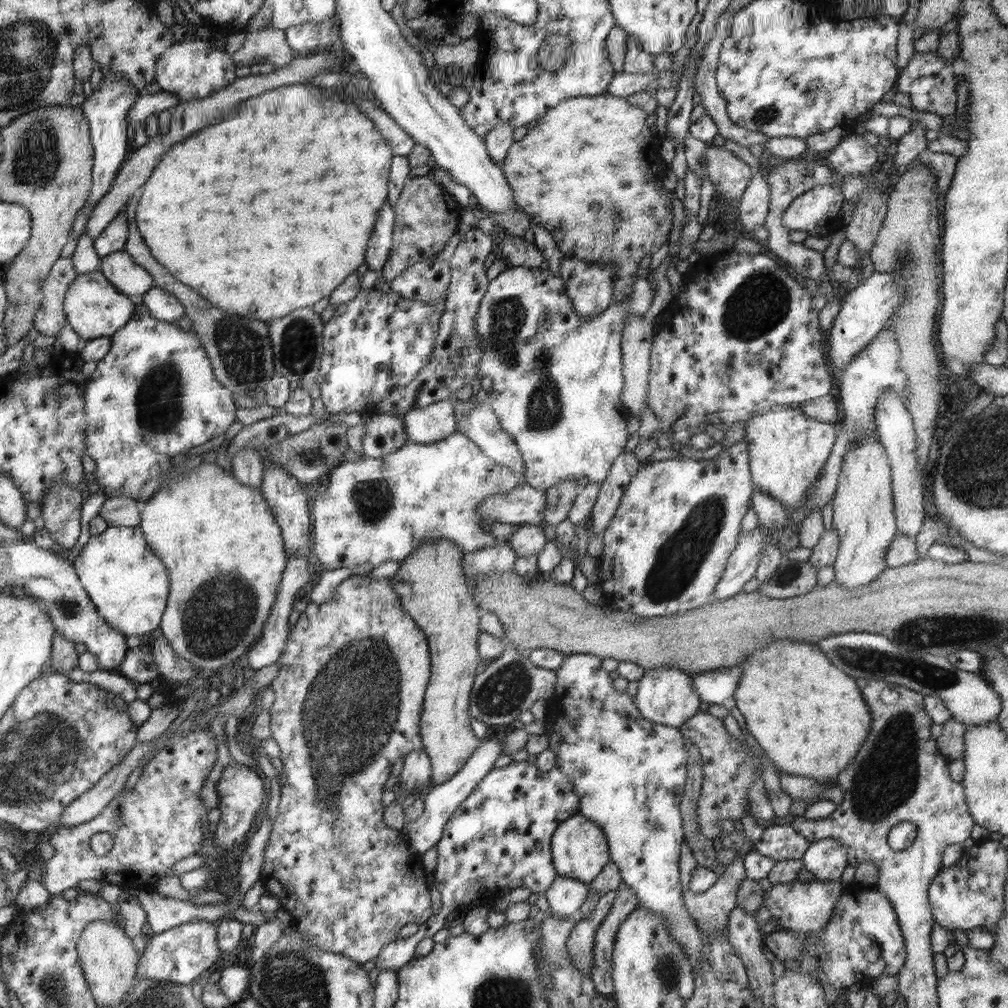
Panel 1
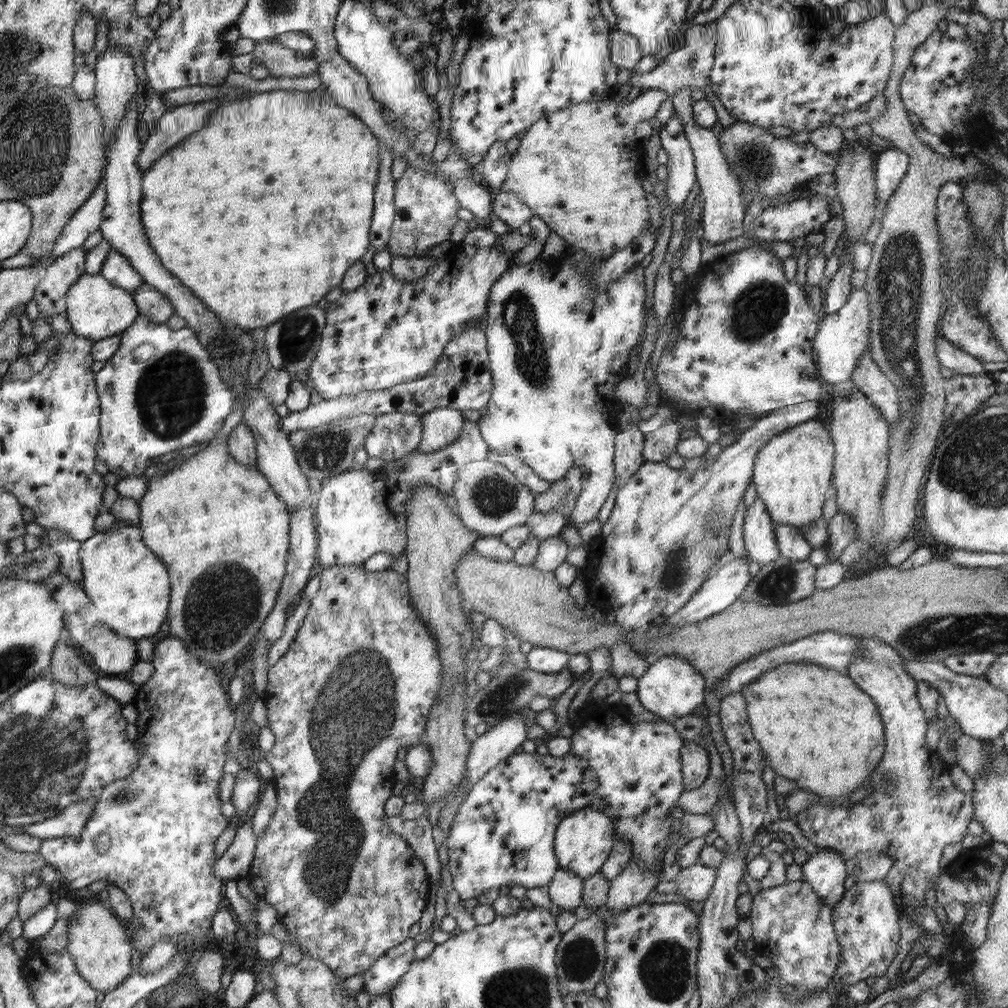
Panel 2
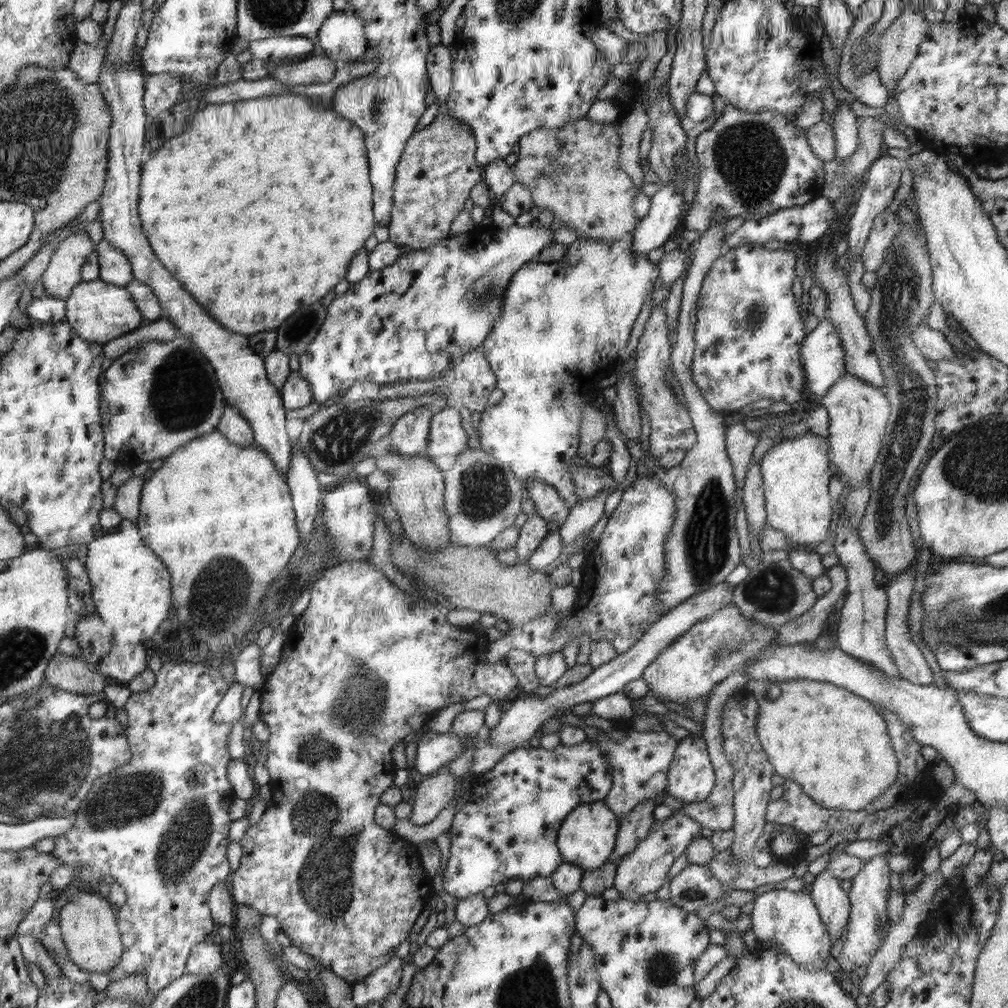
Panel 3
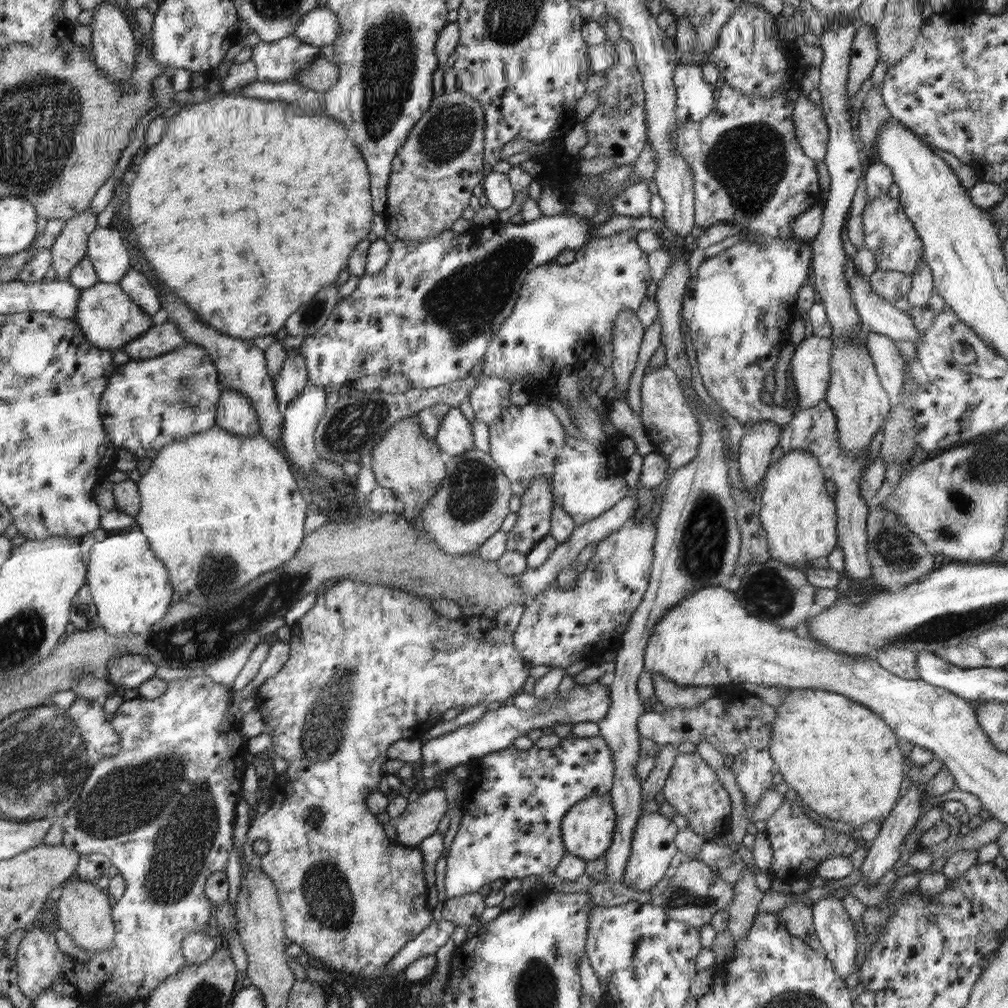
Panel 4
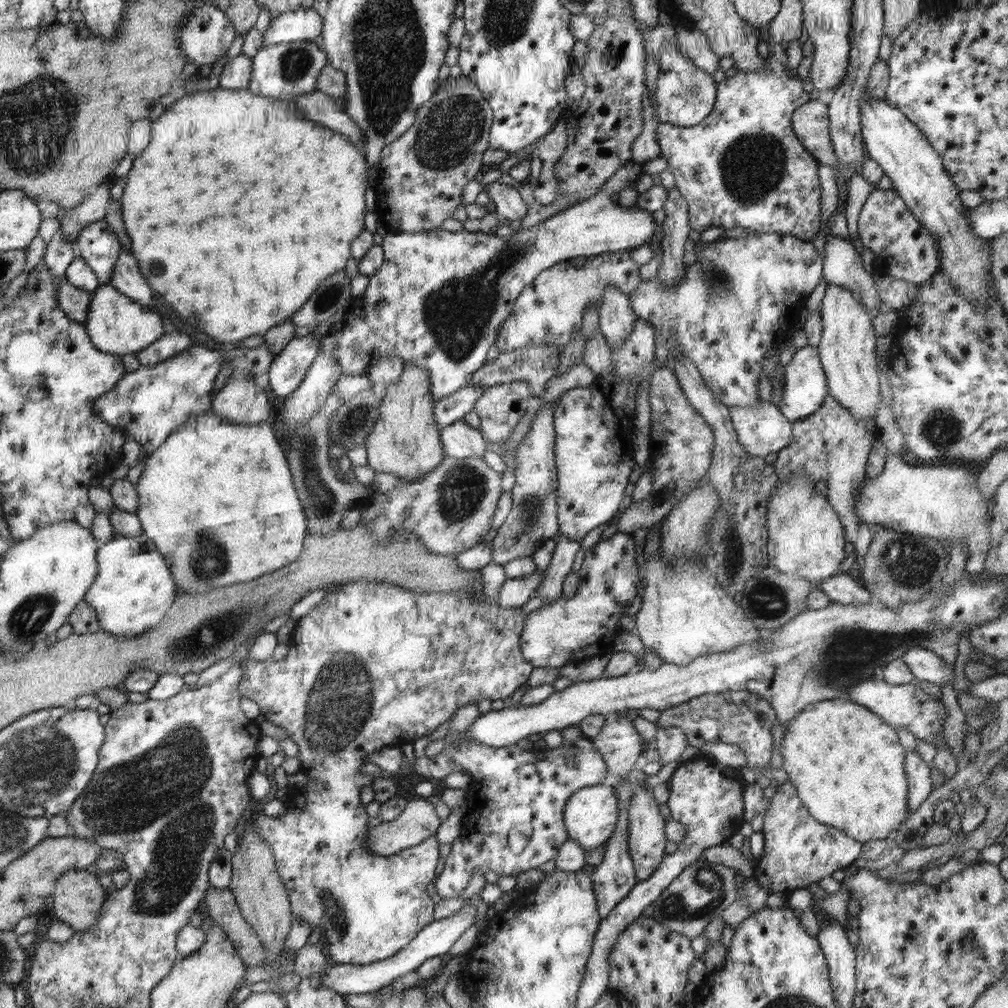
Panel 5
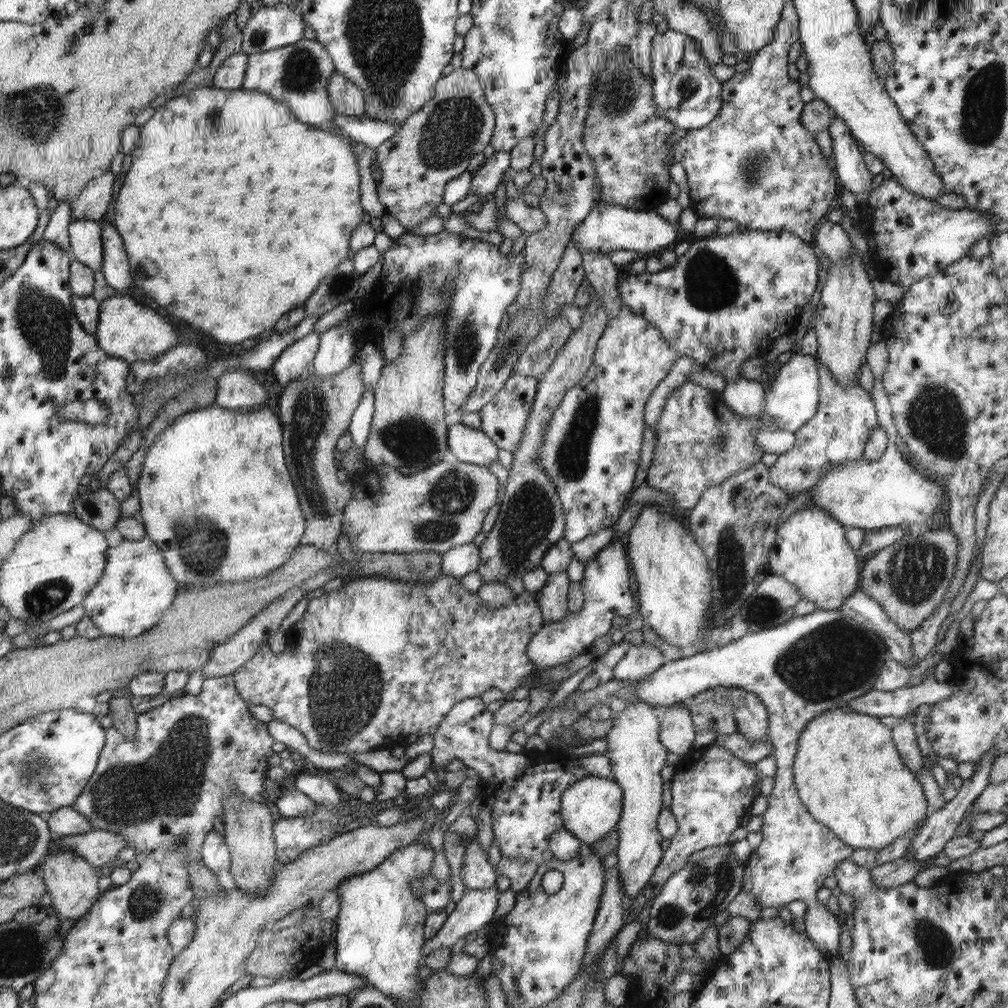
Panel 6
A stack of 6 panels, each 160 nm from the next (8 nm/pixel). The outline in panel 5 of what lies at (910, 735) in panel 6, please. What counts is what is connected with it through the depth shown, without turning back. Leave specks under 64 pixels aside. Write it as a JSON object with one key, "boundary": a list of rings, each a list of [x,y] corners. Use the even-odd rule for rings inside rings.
{"boundary":[[[915,750],[905,752],[904,765],[908,779],[907,812],[912,813],[929,798],[933,790],[932,767],[924,762]]]}

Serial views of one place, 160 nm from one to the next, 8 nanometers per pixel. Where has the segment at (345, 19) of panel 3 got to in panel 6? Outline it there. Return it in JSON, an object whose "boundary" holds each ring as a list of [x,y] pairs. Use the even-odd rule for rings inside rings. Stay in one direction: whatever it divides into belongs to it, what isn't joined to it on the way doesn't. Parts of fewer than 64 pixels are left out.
{"boundary":[[[289,4],[263,6],[242,30],[241,51],[247,55],[298,43],[304,37],[304,18]]]}

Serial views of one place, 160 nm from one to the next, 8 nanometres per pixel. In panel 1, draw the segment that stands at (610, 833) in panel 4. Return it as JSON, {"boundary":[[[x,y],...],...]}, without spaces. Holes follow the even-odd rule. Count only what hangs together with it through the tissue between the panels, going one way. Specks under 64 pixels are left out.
{"boundary":[[[580,813],[571,816],[552,835],[552,856],[559,876],[575,878],[580,882],[591,883],[603,872],[603,868],[611,862],[608,856],[606,833],[593,820]]]}

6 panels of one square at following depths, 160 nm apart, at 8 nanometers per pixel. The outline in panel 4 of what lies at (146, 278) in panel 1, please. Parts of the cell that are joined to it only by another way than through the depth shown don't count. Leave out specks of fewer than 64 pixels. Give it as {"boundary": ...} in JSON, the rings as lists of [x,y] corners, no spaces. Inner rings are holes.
{"boundary":[[[114,226],[96,227],[87,242],[86,254],[94,264],[99,282],[120,283],[132,270],[129,247]]]}

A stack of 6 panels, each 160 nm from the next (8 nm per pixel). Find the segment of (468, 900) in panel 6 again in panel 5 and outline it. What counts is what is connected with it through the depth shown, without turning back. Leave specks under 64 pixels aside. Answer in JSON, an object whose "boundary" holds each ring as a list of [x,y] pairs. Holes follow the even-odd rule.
{"boundary":[[[467,904],[460,912],[449,916],[433,920],[426,927],[422,928],[418,935],[411,940],[396,956],[375,962],[370,965],[342,965],[332,963],[328,970],[328,975],[321,978],[324,988],[330,988],[334,992],[344,996],[346,994],[374,993],[396,982],[397,979],[416,971],[423,962],[436,956],[446,956],[450,947],[464,934],[464,931],[476,922],[476,907]]]}

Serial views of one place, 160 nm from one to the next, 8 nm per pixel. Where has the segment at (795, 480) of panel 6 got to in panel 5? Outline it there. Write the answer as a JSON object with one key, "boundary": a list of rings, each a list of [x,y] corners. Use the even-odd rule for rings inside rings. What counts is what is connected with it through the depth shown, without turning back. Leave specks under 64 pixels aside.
{"boundary":[[[827,395],[823,405],[810,416],[792,423],[791,441],[778,453],[773,464],[780,481],[788,480],[792,473],[802,471],[808,480],[826,481],[827,496],[830,506],[845,530],[846,541],[854,545],[856,561],[860,566],[864,564],[864,556],[872,544],[870,524],[864,524],[856,514],[856,500],[858,491],[862,489],[867,460],[872,443],[878,438],[878,430],[874,416],[867,420],[856,420],[847,408],[844,408],[833,396]]]}

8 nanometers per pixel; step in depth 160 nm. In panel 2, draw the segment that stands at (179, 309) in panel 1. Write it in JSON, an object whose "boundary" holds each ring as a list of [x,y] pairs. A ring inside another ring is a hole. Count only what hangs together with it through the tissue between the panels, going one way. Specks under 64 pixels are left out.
{"boundary":[[[146,282],[133,291],[132,296],[135,297],[139,312],[156,323],[167,323],[176,315],[176,308],[172,301],[159,289],[152,288]]]}

